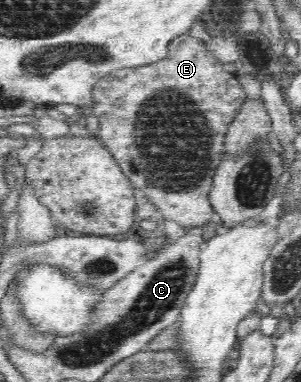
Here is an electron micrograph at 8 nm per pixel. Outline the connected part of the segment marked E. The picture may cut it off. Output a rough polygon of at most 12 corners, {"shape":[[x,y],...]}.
{"shape":[[185,33],[92,88],[98,137],[158,218],[208,199],[247,94]]}

